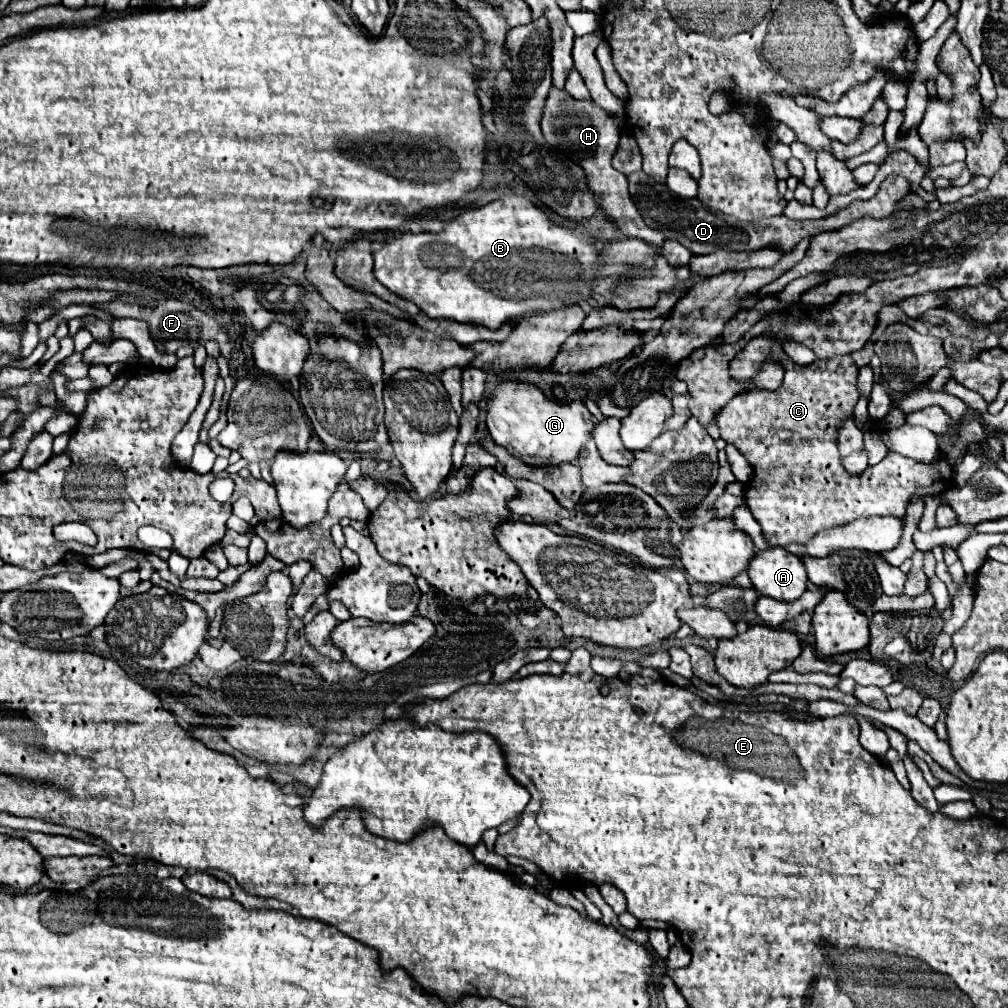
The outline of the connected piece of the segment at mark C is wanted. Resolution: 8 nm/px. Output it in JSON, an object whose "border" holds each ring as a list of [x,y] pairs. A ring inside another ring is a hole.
{"border":[[[755,336],[731,360],[731,378],[741,384],[749,382],[761,370],[767,354],[783,362],[785,378],[781,388],[775,392],[751,388],[737,394],[717,414],[717,426],[721,438],[737,446],[753,466],[753,482],[745,492],[745,504],[761,524],[763,538],[769,546],[807,544],[819,530],[833,530],[857,518],[905,518],[909,498],[937,496],[939,488],[953,482],[953,472],[945,468],[949,466],[945,456],[939,456],[931,464],[921,464],[897,452],[889,452],[861,476],[847,474],[841,466],[837,430],[847,420],[853,420],[853,410],[859,400],[859,368],[853,358],[849,354],[833,356],[799,366],[787,358],[779,338]]]}

